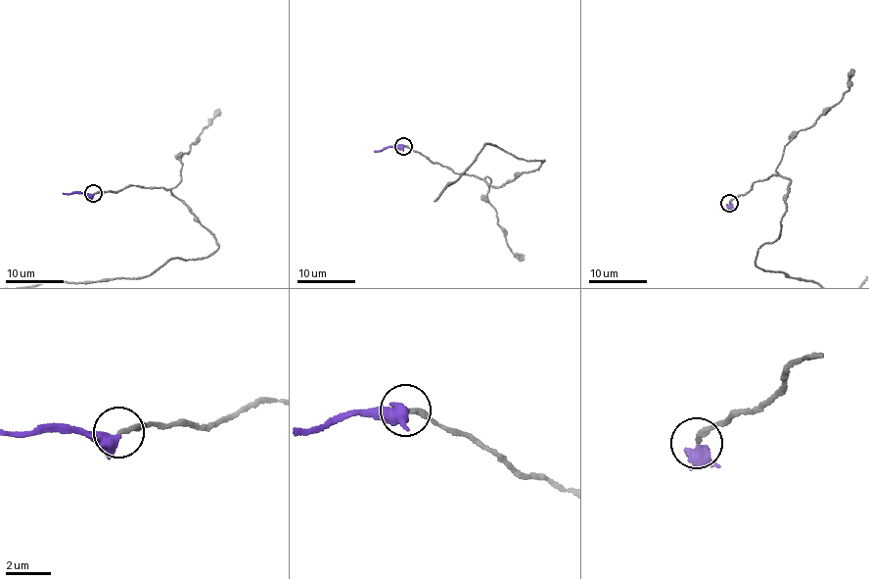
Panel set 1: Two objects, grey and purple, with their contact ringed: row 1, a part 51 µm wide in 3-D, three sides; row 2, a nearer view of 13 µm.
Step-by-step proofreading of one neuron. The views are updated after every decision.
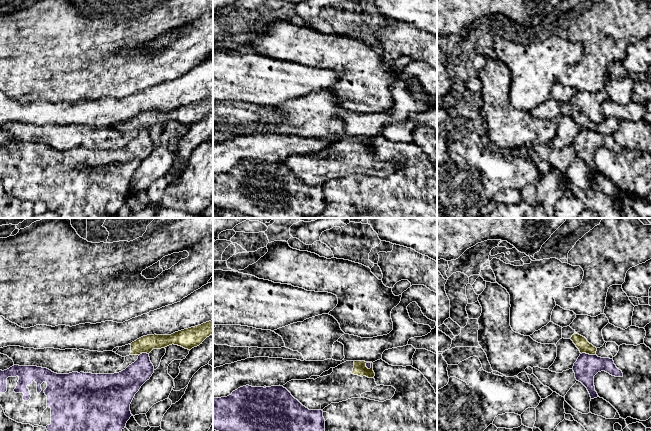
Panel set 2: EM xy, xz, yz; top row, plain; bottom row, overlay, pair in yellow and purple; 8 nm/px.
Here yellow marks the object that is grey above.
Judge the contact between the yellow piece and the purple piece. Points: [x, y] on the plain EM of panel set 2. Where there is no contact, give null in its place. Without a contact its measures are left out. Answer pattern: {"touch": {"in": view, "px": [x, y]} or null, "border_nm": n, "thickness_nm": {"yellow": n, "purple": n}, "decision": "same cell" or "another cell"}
{"touch": {"in": "yz", "px": [588, 129]}, "border_nm": 110, "thickness_nm": {"yellow": 100, "purple": 190}, "decision": "another cell"}

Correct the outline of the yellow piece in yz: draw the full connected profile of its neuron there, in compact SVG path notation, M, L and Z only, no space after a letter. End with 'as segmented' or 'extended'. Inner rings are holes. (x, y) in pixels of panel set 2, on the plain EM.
M579 110L572 111L571 116L581 130L586 129L589 131L597 131L601 134L613 135L619 127L619 122L615 118L605 118L602 123L596 124L590 120L585 113Z; extended

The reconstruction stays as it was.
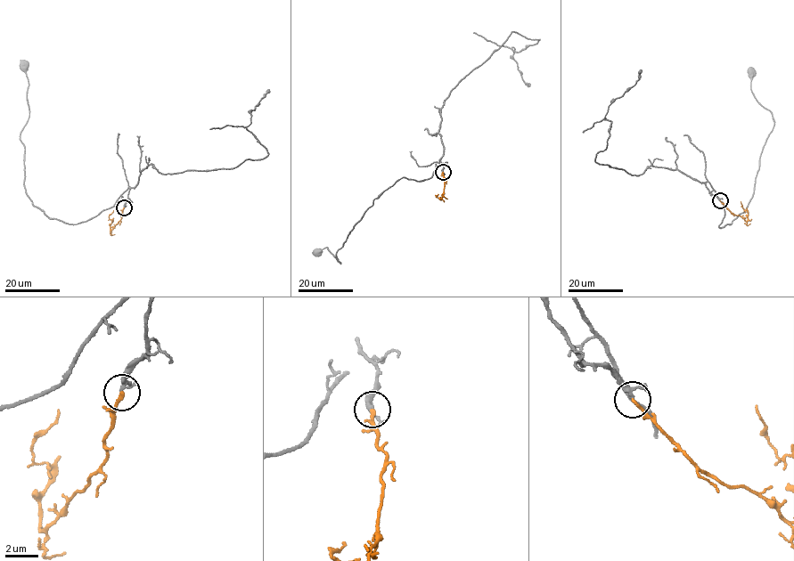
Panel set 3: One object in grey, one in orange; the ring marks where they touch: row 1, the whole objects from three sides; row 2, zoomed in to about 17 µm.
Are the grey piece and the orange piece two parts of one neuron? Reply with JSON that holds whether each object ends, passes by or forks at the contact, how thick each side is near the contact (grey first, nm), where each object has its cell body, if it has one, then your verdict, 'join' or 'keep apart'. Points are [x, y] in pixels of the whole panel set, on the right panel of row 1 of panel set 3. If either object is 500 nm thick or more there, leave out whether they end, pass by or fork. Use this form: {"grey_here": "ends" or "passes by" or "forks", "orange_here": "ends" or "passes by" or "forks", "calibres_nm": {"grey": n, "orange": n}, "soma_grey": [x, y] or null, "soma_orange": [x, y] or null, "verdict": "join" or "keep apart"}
{"grey_here": "passes by", "orange_here": "ends", "calibres_nm": {"grey": 200, "orange": 180}, "soma_grey": [751, 72], "soma_orange": null, "verdict": "join"}

